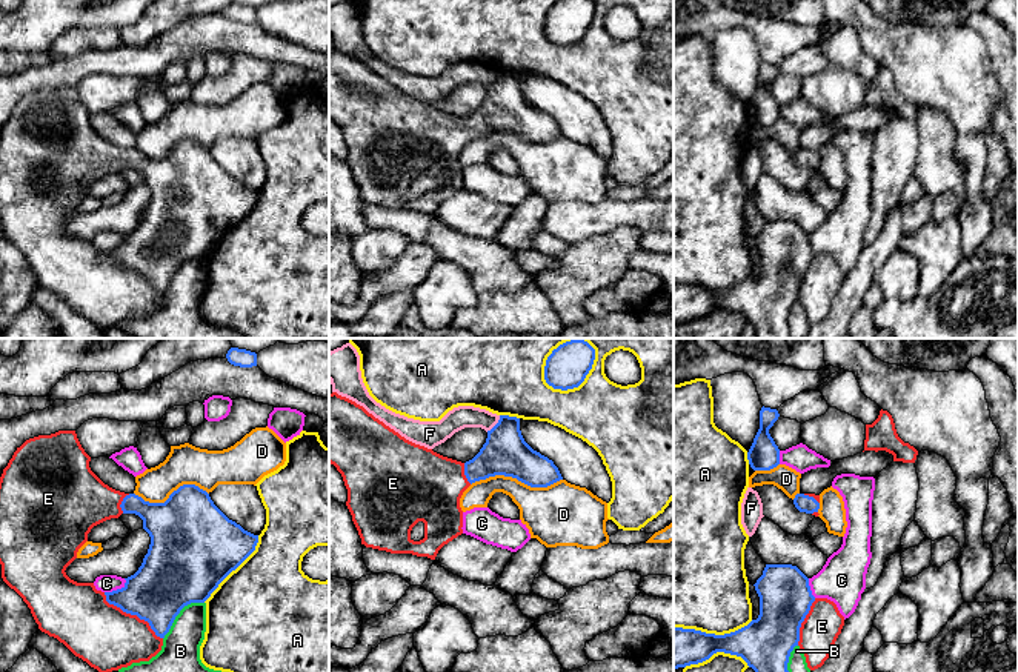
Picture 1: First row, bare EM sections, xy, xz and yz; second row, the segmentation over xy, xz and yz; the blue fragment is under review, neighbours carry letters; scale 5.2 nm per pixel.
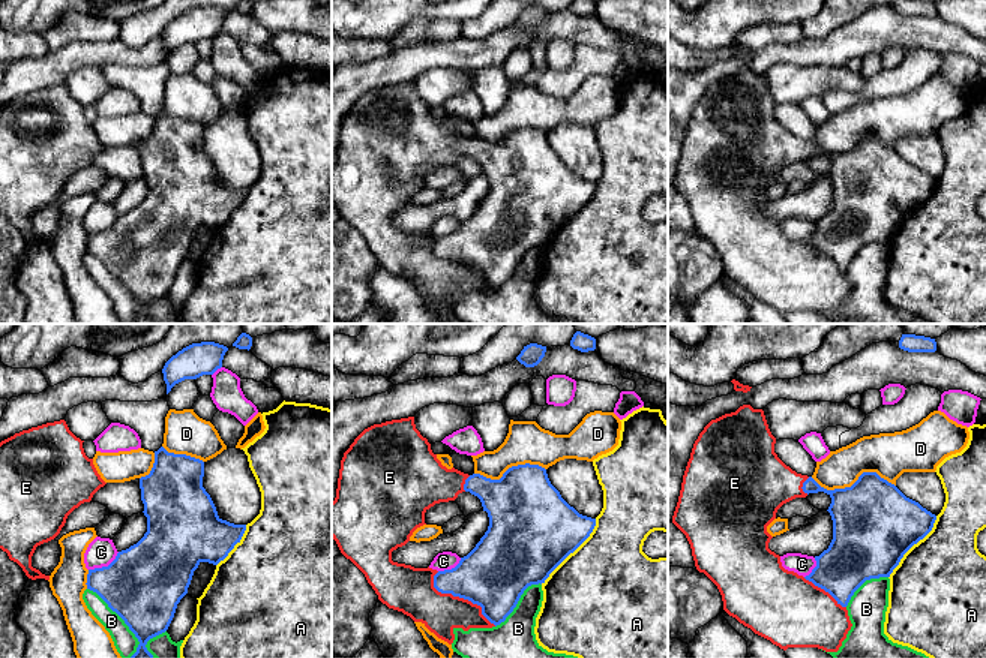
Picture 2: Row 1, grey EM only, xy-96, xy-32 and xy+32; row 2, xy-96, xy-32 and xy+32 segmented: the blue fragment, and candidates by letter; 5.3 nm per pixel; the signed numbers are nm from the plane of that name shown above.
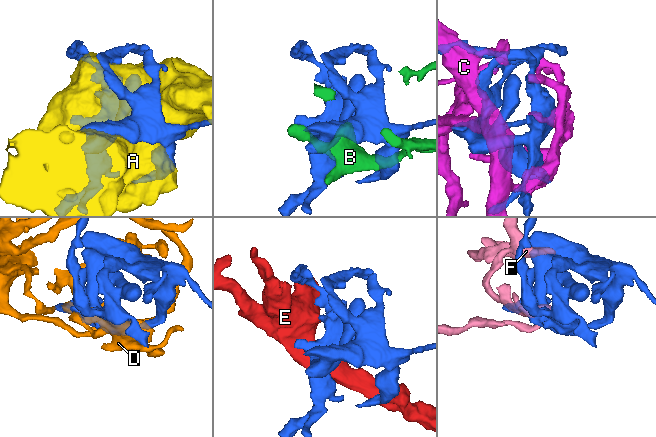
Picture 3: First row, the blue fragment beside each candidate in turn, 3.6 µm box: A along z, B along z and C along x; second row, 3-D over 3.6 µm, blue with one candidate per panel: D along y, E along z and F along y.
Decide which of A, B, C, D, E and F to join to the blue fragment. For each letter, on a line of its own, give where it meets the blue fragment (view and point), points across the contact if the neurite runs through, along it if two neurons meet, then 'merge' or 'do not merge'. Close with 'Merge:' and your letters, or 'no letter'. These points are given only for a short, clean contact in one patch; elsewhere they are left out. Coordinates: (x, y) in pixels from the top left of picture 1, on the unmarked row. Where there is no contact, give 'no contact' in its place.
A: xz (578, 40) | do not merge
B: xy (179, 268) | do not merge
C: xy (117, 245) | do not merge
D: xz (515, 133) | do not merge
E: xy (133, 269) | merge
F: xz (495, 80) | do not merge
Merge: E

